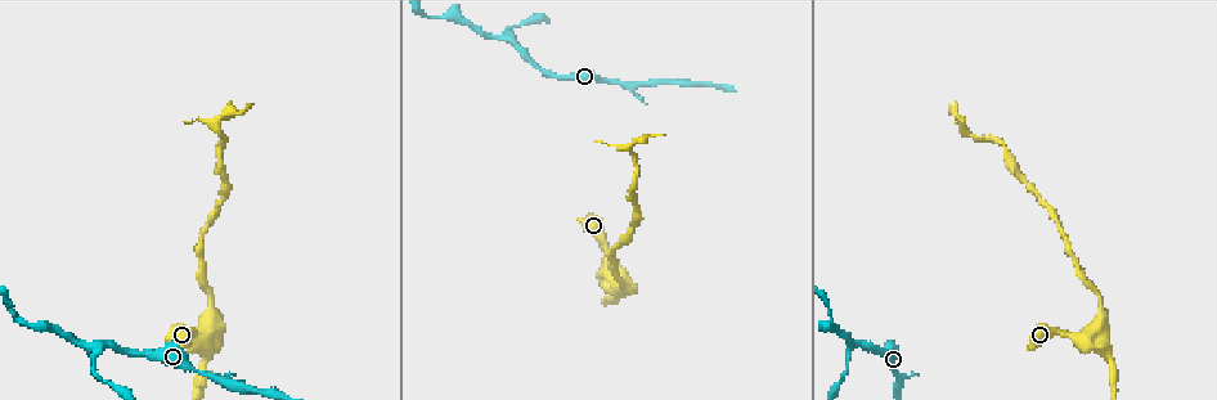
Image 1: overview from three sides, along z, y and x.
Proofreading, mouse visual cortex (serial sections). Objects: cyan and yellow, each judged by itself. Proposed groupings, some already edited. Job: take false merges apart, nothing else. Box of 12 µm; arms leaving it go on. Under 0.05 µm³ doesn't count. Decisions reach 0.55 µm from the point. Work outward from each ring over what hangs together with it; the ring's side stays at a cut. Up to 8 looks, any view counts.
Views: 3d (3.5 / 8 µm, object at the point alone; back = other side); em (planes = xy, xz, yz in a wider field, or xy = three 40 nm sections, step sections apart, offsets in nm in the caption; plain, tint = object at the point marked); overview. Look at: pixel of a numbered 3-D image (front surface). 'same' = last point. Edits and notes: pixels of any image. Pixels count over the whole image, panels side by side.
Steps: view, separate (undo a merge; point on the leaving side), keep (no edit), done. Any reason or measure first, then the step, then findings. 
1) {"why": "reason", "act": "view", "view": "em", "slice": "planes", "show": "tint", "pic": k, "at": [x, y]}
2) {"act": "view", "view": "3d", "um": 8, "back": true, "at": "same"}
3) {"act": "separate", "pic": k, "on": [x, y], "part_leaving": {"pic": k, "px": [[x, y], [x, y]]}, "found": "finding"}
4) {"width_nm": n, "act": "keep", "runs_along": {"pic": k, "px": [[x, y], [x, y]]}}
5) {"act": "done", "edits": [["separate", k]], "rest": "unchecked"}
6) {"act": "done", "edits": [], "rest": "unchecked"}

{"why": "a fork", "act": "view", "view": "3d", "um": 3.5, "pic": 1, "at": [853, 346]}

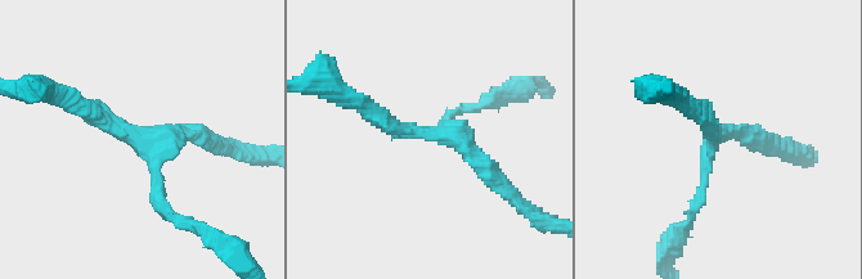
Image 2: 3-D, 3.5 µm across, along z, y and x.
{"arms": 3, "arm_widths_nm": [150, 200, 200], "why": "need the tissue", "act": "view", "view": "em", "slice": "xy", "step": 1, "show": "tint", "pic": 2, "at": [718, 133]}

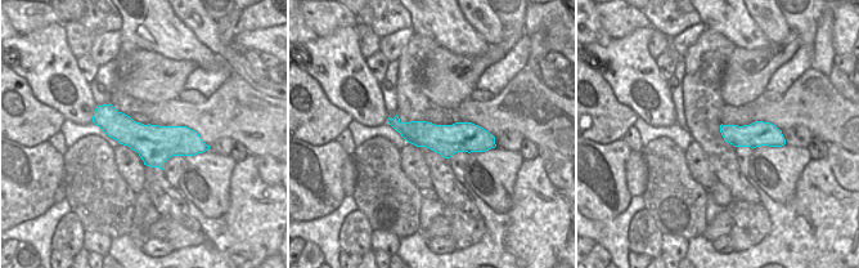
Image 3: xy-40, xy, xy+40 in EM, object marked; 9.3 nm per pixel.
{"act": "keep", "found": "all the same cell"}

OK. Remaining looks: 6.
{"why": "a fork", "act": "view", "view": "3d", "um": 8, "pic": 1, "at": [1102, 342]}

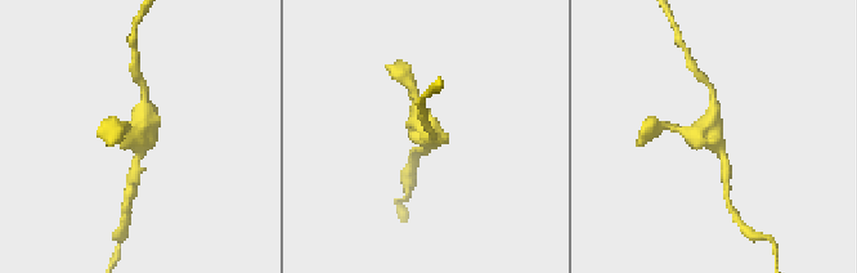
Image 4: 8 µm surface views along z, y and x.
{"why": "zoom in", "act": "view", "view": "3d", "um": 3.5, "pic": 4, "at": [143, 138]}

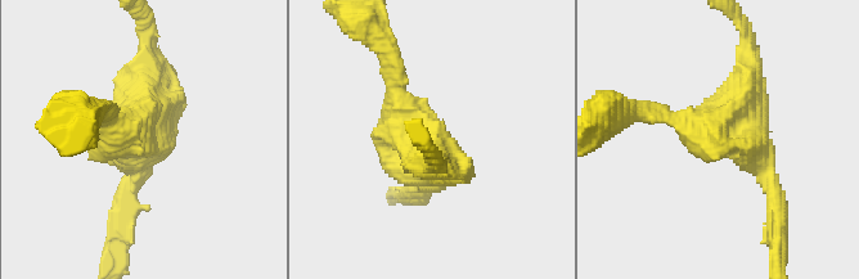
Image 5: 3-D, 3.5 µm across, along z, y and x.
{"act": "view", "view": "em", "slice": "xy", "step": 1, "show": "tint", "pic": 5, "at": [148, 140]}

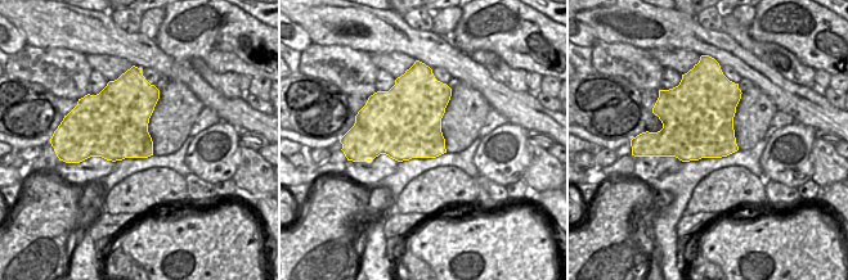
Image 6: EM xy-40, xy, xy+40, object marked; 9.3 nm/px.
{"act": "keep", "runs_along": {"pic": 5, "px": [[659, 109], [724, 122], [745, 35]]}, "found": "continuous, no second cell"}

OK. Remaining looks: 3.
{"why": "sharp bend", "act": "view", "view": "3d", "um": 3.5, "pic": 1, "at": [627, 146]}

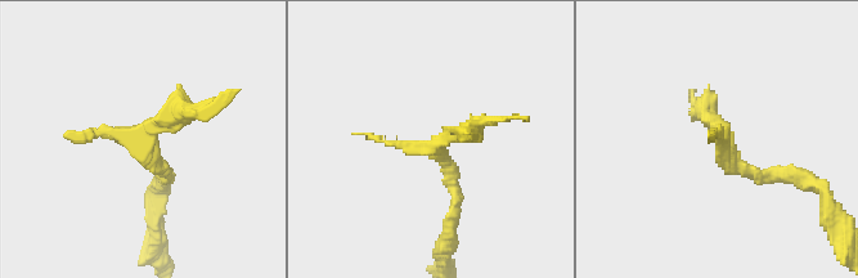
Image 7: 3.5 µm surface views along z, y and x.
{"act": "view", "view": "em", "slice": "planes", "show": "tint", "pic": 7, "at": [149, 140]}

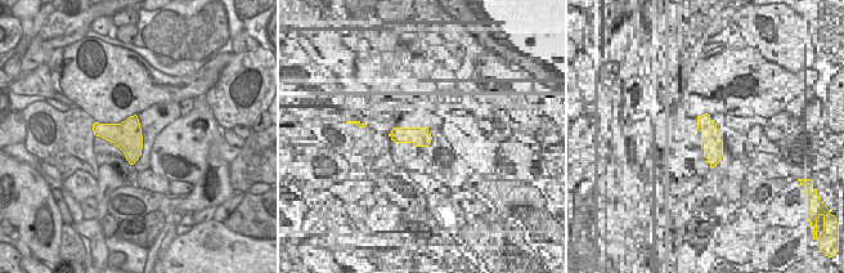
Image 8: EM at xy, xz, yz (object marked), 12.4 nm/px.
{"act": "keep", "runs_along": {"pic": 7, "px": [[785, 176], [739, 165], [696, 106]]}, "found": "all the same cell"}

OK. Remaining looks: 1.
{"act": "done", "edits": [], "rest": "unchecked"}

